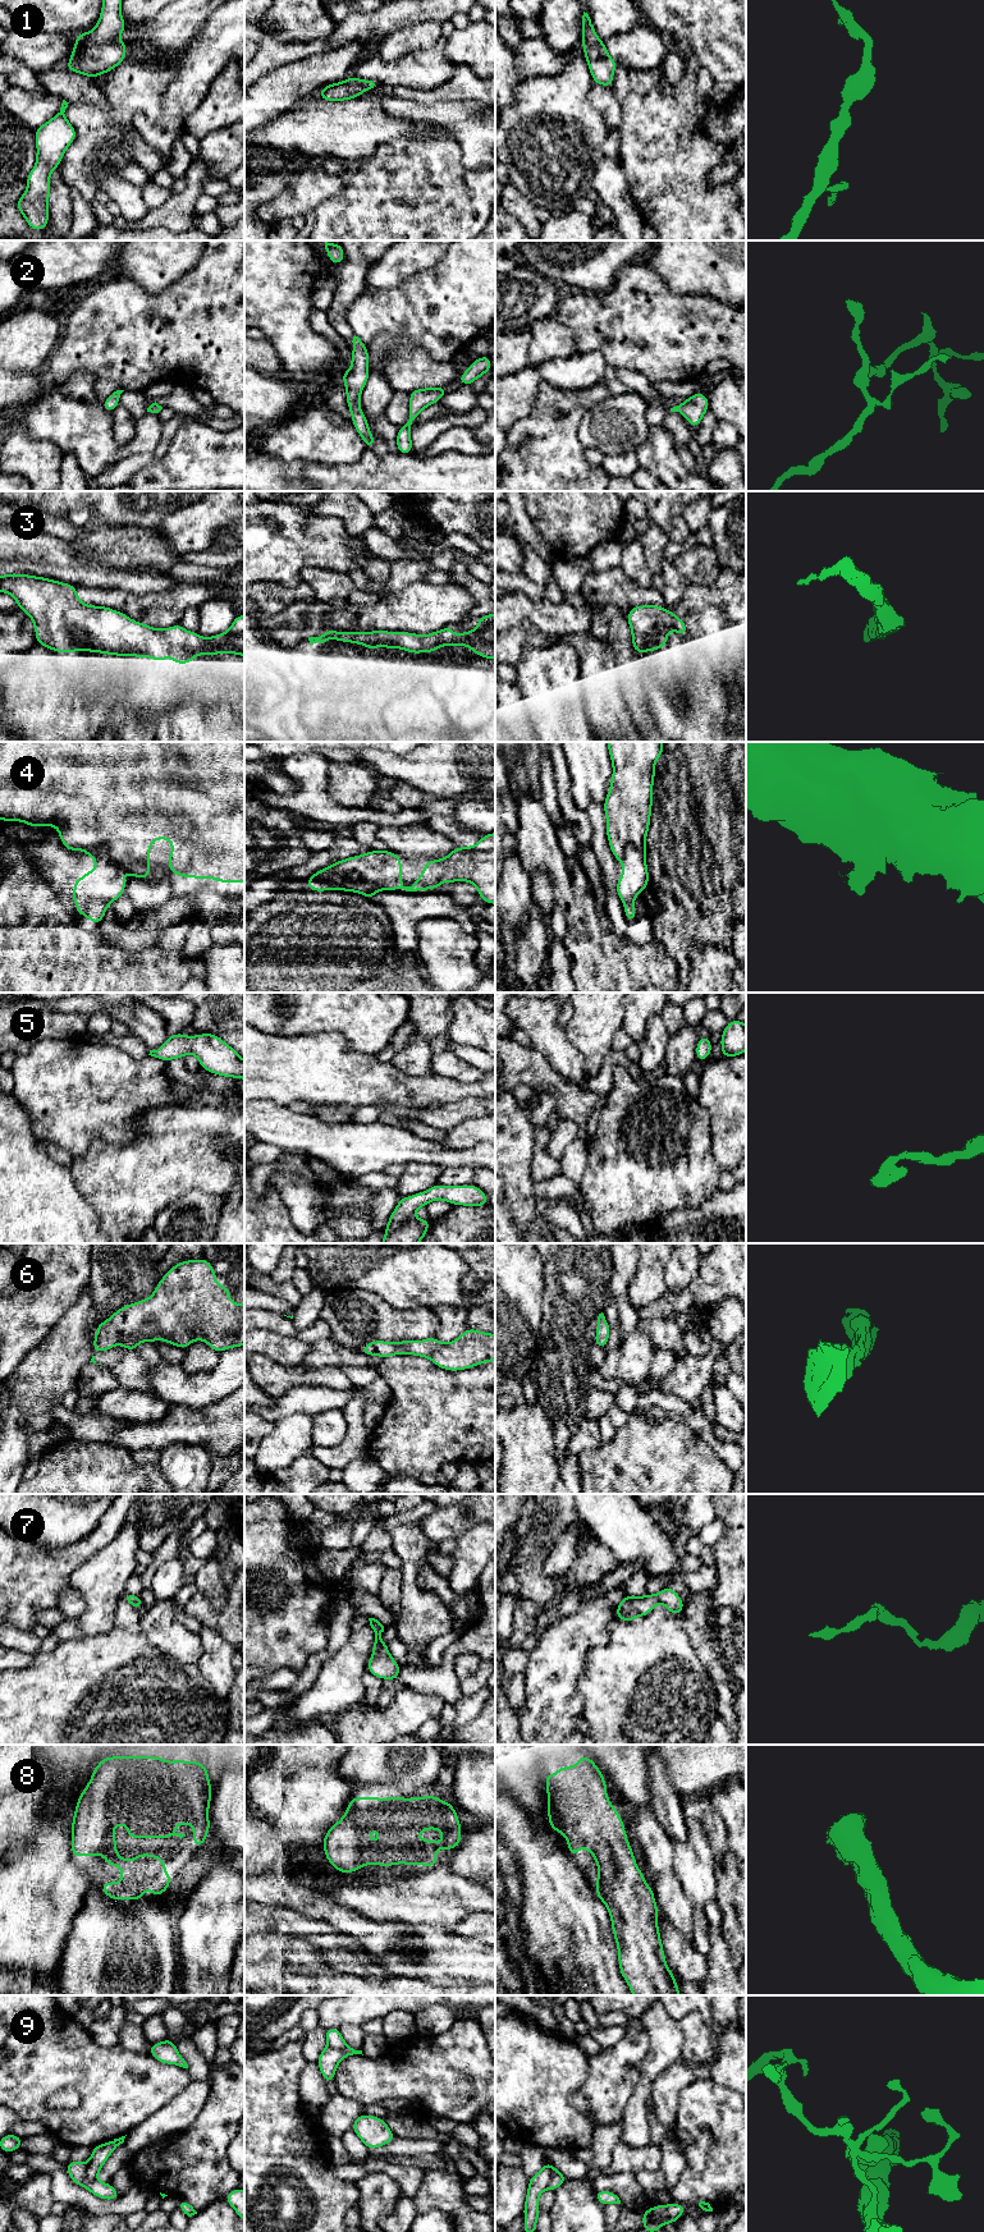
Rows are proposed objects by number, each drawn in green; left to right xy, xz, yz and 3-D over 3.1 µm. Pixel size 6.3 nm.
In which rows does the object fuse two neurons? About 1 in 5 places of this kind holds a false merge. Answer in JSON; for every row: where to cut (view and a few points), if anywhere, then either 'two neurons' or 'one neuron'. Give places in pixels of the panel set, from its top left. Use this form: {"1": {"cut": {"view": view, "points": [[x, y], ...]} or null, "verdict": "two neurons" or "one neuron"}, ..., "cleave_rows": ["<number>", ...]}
{"1": {"cut": null, "verdict": "one neuron"}, "2": {"cut": null, "verdict": "one neuron"}, "3": {"cut": null, "verdict": "one neuron"}, "4": {"cut": {"view": "xy", "points": [[87, 851], [104, 847], [106, 855], [126, 871]]}, "verdict": "two neurons"}, "5": {"cut": null, "verdict": "one neuron"}, "6": {"cut": null, "verdict": "one neuron"}, "7": {"cut": null, "verdict": "one neuron"}, "8": {"cut": null, "verdict": "one neuron"}, "9": {"cut": {"view": "xy", "points": [[86, 2163], [85, 2178], [95, 2181]]}, "verdict": "two neurons"}, "cleave_rows": ["4", "9"]}

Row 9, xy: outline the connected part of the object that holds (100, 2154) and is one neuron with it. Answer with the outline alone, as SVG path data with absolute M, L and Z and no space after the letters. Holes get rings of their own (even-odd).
M125 2135L127 2136L127 2135ZM125 2136L114 2139L92 2148L91 2159L87 2163L84 2180L87 2182L96 2181L97 2173L102 2169L102 2164L109 2159L111 2153L124 2142Z

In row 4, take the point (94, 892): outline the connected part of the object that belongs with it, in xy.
M105 847L87 854L97 862L97 866L73 883L74 892L70 895L77 912L100 925L106 908L125 892L127 885L123 879L125 871L109 858Z

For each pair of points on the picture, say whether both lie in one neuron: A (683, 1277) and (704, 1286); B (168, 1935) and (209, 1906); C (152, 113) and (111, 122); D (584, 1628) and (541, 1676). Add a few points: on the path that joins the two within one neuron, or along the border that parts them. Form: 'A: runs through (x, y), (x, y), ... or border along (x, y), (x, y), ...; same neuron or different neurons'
A: border along (703, 1256), (698, 1274), (687, 1287); different neurons
B: border along (183, 1909), (179, 1920), (179, 1957); different neurons
C: runs through (142, 108), (126, 108), (122, 111); same neuron
D: runs through (573, 1640), (553, 1664); same neuron

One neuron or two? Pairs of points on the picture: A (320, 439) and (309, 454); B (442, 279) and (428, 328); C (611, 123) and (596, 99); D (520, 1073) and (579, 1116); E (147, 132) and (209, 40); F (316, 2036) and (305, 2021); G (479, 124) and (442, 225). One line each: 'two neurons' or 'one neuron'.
A: one neuron
B: one neuron
C: one neuron
D: one neuron
E: one neuron
F: two neurons
G: two neurons

